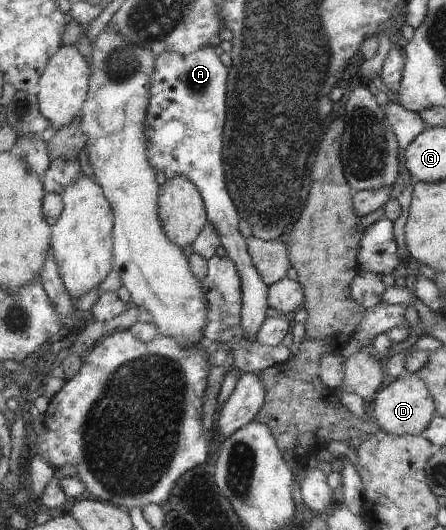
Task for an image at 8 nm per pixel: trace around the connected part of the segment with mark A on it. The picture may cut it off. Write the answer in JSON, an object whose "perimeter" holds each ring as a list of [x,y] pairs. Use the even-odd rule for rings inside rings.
{"perimeter":[[[212,45],[189,56],[171,52],[158,57],[153,76],[154,97],[145,132],[149,136],[149,160],[157,174],[164,173],[171,180],[187,176],[202,191],[209,224],[213,224],[221,234],[223,246],[235,260],[243,280],[245,338],[259,342],[259,332],[269,320],[270,286],[263,282],[263,276],[251,258],[247,238],[239,228],[241,215],[227,184],[223,150],[229,114],[229,82],[230,68],[223,64],[221,55]]]}

